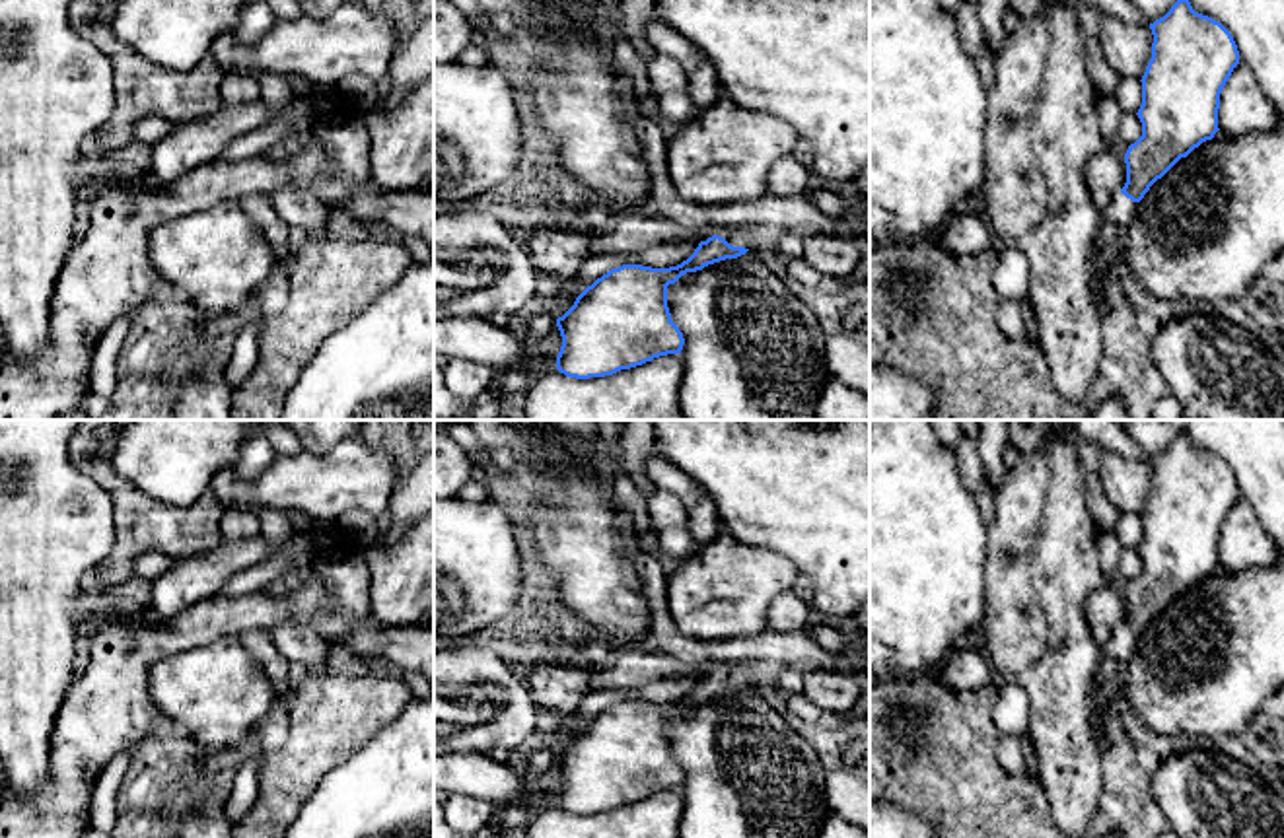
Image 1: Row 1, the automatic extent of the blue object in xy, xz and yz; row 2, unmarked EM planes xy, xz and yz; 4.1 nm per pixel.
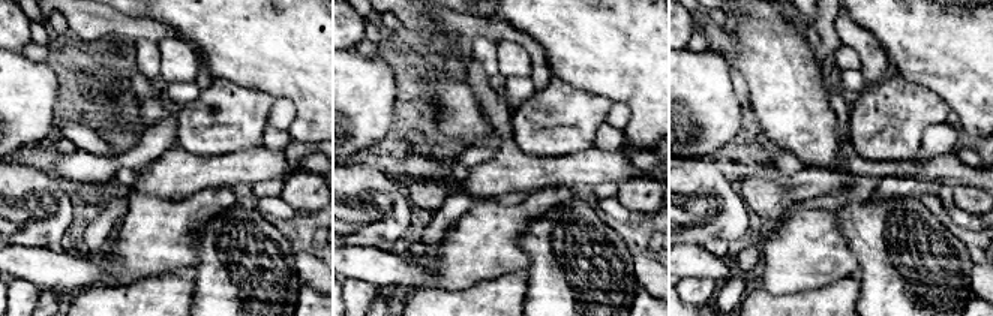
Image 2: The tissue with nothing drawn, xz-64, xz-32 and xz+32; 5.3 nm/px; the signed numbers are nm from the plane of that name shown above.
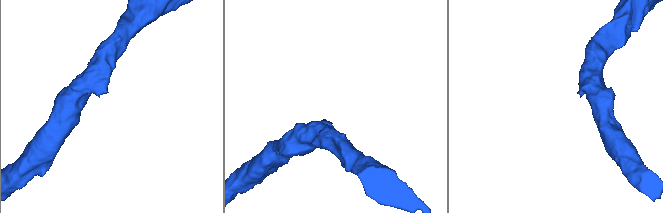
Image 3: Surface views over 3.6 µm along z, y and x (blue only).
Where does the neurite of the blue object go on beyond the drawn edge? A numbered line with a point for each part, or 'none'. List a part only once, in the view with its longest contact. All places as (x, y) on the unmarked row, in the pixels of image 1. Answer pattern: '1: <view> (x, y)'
1: xz (738, 675)

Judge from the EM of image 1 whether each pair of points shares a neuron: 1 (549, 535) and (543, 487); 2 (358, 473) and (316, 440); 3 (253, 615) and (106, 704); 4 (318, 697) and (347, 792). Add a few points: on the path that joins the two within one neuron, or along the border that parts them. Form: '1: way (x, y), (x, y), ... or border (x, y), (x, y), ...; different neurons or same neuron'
1: way (549, 523), (549, 498); same neuron
2: border (343, 440), (323, 452), (304, 450); different neurons
3: way (214, 619), (164, 638), (137, 665); same neuron
4: border (374, 735), (337, 765), (308, 798); different neurons

